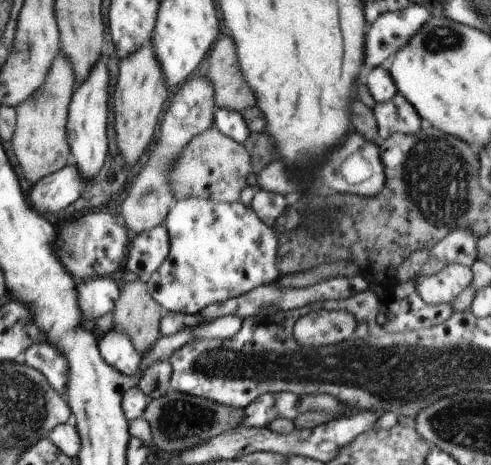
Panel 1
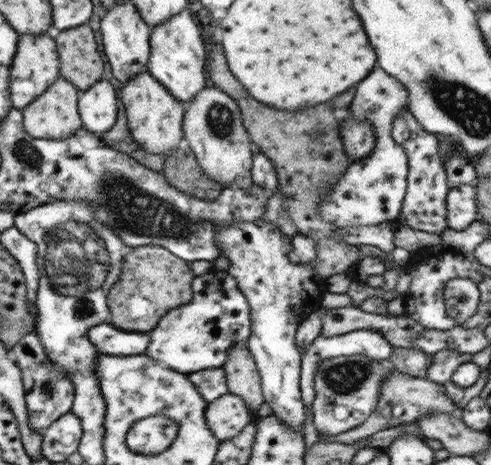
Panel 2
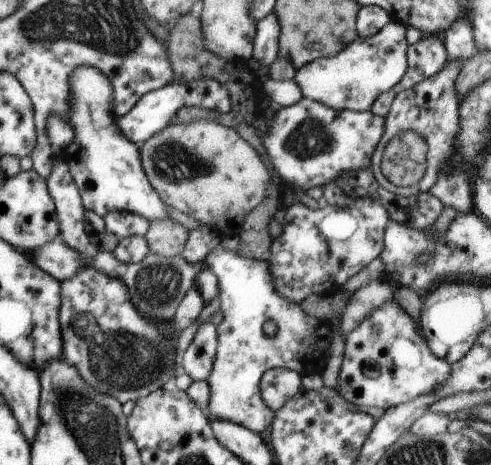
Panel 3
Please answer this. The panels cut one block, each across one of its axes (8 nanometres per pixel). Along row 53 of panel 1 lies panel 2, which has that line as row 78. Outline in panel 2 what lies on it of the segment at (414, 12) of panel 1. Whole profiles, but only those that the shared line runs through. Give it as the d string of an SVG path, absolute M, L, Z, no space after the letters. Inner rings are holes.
M373 70L363 82L357 84L349 110L353 112L355 120L369 118L369 124L375 130L375 148L359 162L349 160L349 168L335 184L335 190L319 204L319 214L327 222L339 226L339 230L343 226L357 224L381 224L385 220L395 222L395 218L401 214L401 202L407 192L409 160L403 146L393 138L393 126L395 118L399 118L403 112L409 112L409 94L389 74L383 70Z

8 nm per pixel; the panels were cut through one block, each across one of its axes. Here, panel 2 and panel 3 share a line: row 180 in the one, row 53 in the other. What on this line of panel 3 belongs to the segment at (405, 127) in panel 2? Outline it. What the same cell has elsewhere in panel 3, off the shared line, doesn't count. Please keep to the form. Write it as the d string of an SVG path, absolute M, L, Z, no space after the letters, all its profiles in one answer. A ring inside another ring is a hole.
M423 36L417 44L411 44L407 48L407 72L391 90L387 90L379 98L375 98L375 102L371 106L371 114L385 118L391 108L393 98L399 92L409 90L415 84L421 84L425 78L429 80L445 64L447 64L447 52L435 36Z

